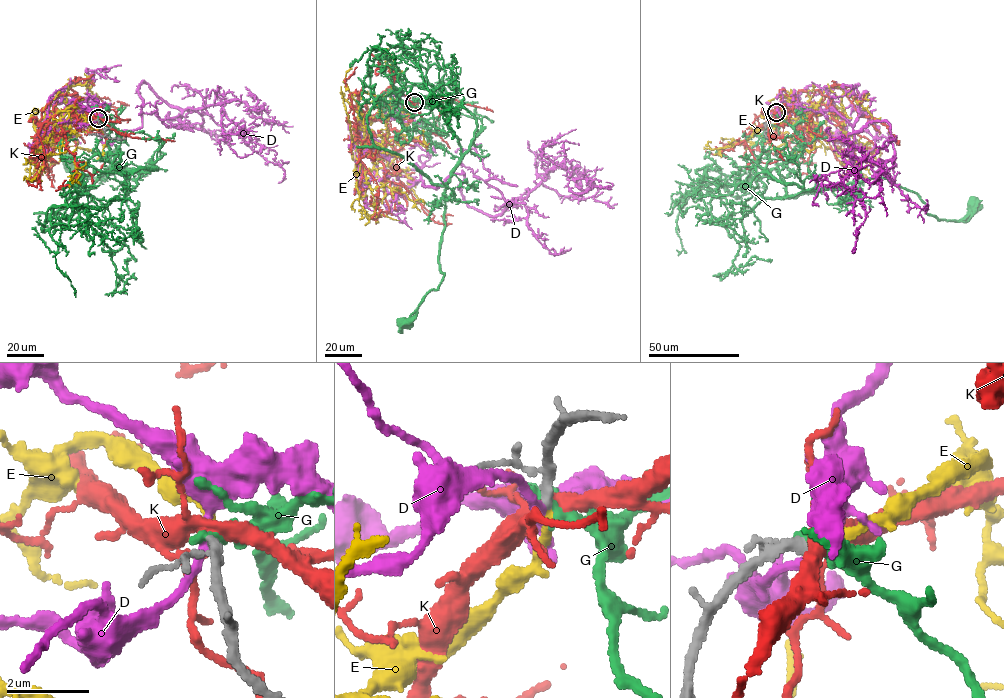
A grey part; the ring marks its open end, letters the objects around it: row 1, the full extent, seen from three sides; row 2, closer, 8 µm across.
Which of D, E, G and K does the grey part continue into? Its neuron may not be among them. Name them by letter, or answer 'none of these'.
E

